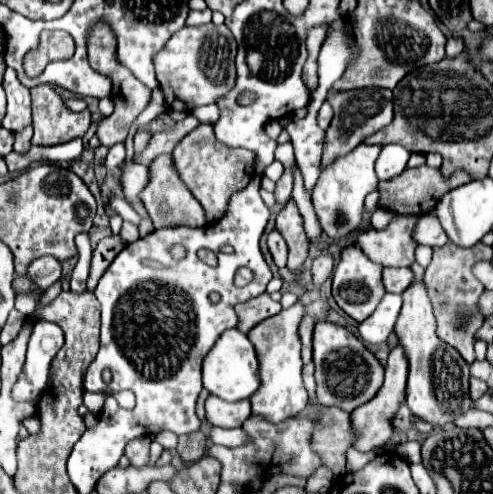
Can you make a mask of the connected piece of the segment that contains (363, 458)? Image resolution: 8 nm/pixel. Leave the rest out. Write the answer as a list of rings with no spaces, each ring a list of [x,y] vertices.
[[[354,448],[346,450],[346,470],[348,472],[358,472],[360,468],[364,468],[370,460],[376,458],[378,452],[358,452]]]

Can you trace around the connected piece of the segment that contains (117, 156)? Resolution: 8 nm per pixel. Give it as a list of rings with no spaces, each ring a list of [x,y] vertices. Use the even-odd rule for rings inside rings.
[[[124,144],[112,146],[110,152],[108,152],[108,156],[106,156],[106,168],[108,168],[108,172],[118,174],[118,168],[124,164],[124,160],[126,160],[126,148],[124,148]]]

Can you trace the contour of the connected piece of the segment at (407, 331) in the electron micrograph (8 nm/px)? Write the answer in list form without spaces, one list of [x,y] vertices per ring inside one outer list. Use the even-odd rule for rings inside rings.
[[[412,282],[408,290],[402,292],[402,300],[404,304],[396,322],[396,334],[400,344],[406,348],[410,362],[406,404],[416,418],[440,428],[452,422],[460,410],[472,408],[472,400],[468,396],[468,364],[456,348],[448,346],[436,336],[436,320],[424,282]]]

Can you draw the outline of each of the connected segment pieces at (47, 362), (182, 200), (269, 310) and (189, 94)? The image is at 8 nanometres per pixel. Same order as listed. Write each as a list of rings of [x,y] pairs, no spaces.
[[[38,320],[34,324],[34,330],[28,342],[26,364],[14,388],[16,402],[32,402],[38,406],[42,398],[42,390],[48,384],[52,360],[62,348],[62,344],[64,344],[64,334],[58,324],[44,322],[44,320]]]
[[[162,154],[162,156],[158,156],[150,164],[150,182],[142,190],[140,198],[142,198],[150,218],[154,222],[154,228],[166,228],[166,226],[204,226],[206,224],[204,210],[198,204],[198,200],[190,194],[190,190],[182,182],[182,178],[178,176],[178,170],[174,166],[172,154]]]
[[[266,292],[256,296],[256,298],[250,298],[242,304],[236,306],[236,314],[238,314],[238,324],[236,328],[244,334],[248,334],[258,322],[278,314],[282,310],[282,306],[278,302],[274,302]]]
[[[208,22],[202,26],[178,30],[168,40],[164,50],[160,50],[154,58],[156,78],[166,96],[168,108],[178,112],[190,112],[198,106],[214,104],[234,86],[236,80],[234,58],[236,58],[236,40],[224,24],[216,26],[214,22]]]

